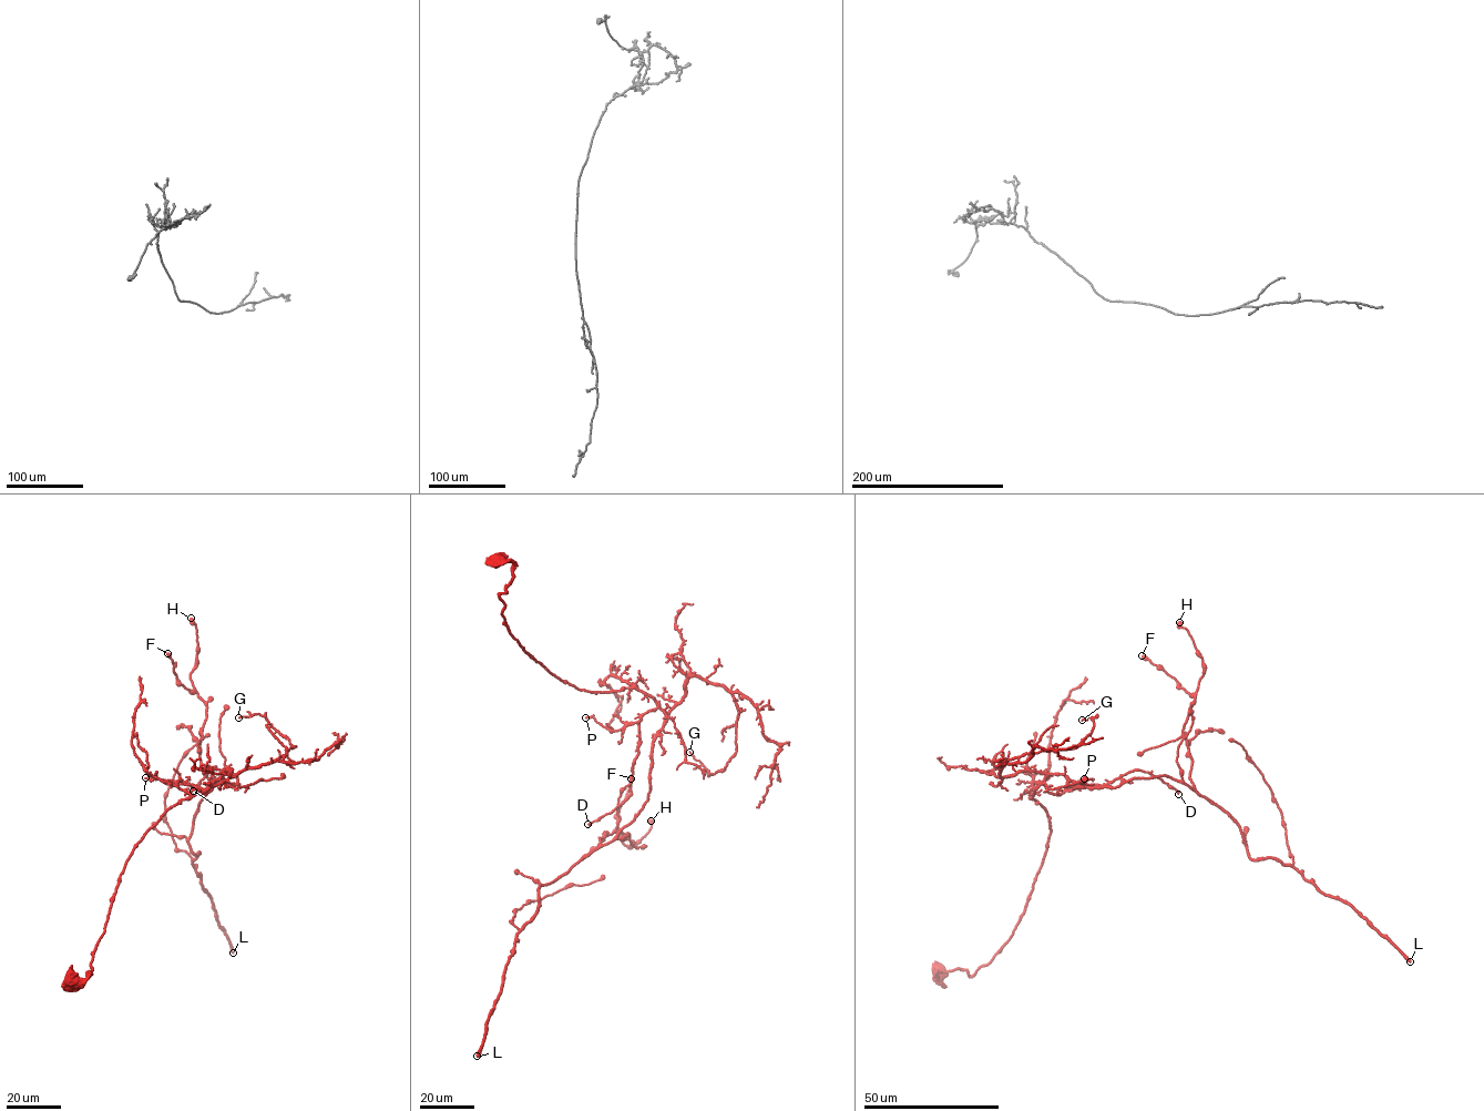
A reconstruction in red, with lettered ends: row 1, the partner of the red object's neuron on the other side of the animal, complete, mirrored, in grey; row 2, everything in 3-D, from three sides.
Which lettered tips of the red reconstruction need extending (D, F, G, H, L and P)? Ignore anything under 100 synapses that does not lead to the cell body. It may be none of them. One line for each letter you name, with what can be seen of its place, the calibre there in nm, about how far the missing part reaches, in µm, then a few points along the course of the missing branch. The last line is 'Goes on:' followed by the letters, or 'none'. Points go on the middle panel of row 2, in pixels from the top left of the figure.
L: (477, 1056) | 400 nm | 550 µm
Goes on: L

